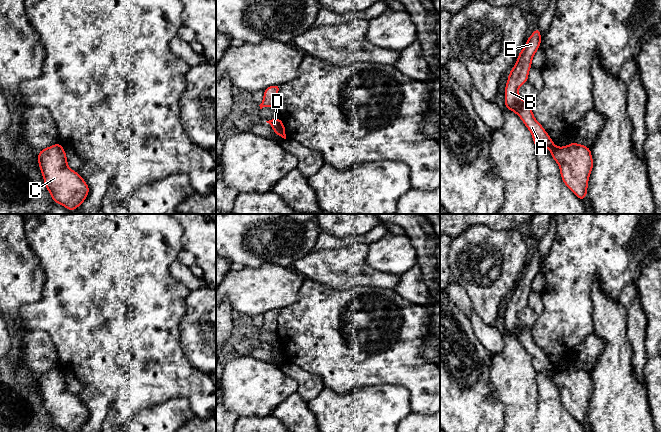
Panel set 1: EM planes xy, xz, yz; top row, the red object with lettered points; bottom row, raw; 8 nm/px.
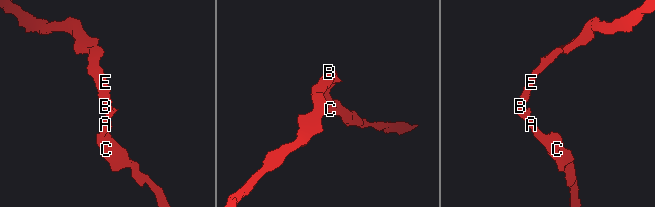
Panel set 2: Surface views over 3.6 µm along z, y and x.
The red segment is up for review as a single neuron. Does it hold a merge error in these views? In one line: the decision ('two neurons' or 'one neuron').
one neuron

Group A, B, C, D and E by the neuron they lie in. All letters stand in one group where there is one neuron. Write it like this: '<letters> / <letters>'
A B C D E

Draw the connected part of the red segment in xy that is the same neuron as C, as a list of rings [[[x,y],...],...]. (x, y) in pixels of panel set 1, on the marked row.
[[[60,143],[38,152],[38,163],[54,202],[69,211],[83,203],[89,187],[77,172],[68,167],[66,153]]]

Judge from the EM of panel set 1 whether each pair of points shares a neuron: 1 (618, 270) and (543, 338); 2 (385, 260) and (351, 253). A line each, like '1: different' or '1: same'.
1: same
2: different

